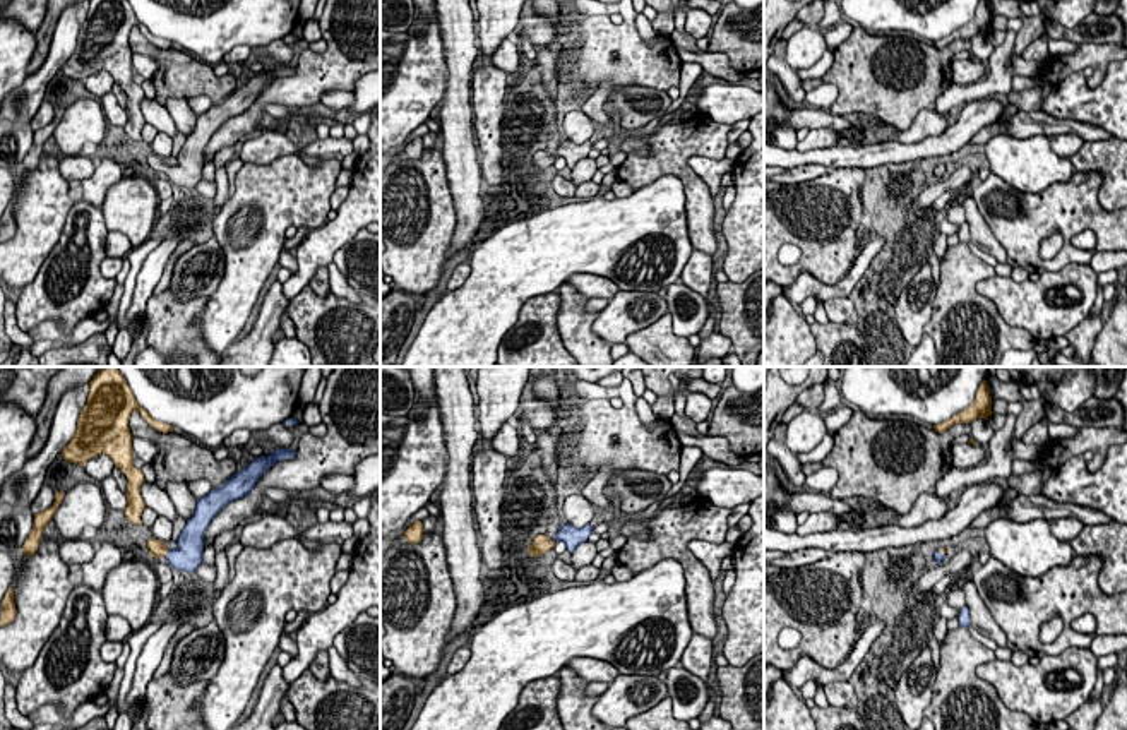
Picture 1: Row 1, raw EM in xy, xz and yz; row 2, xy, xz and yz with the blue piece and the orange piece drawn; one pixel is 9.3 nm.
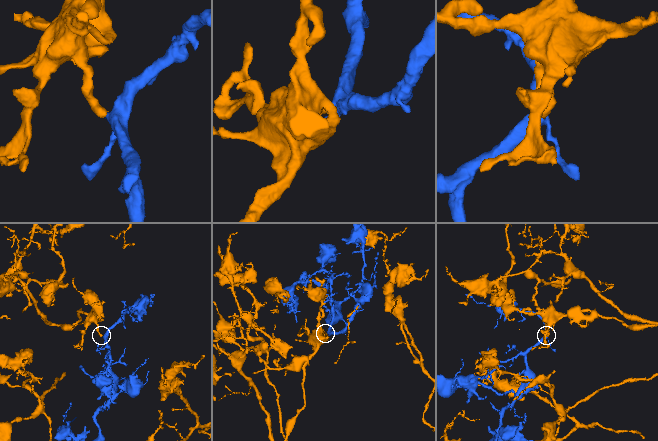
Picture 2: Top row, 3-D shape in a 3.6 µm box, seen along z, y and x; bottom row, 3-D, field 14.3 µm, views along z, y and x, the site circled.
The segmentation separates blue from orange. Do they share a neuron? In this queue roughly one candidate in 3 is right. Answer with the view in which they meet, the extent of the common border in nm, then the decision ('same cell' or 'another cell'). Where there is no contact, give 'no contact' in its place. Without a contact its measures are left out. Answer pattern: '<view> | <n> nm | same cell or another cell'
xy | 90 nm | same cell

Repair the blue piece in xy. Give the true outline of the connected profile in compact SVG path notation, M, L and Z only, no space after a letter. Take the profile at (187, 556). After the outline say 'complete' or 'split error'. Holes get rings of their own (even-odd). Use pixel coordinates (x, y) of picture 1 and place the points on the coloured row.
M274 449L269 456L255 458L247 468L236 471L221 487L212 488L207 495L197 500L195 514L187 519L173 550L156 538L147 540L151 557L164 557L173 569L195 572L202 564L204 533L214 516L230 502L248 495L259 478L272 464L283 459L293 459L295 454L296 451L291 449Z; split error

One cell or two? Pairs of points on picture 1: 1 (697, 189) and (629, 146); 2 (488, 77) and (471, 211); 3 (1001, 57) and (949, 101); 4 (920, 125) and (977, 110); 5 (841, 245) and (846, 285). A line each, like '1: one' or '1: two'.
1: one
2: two
3: one
4: two
5: two

